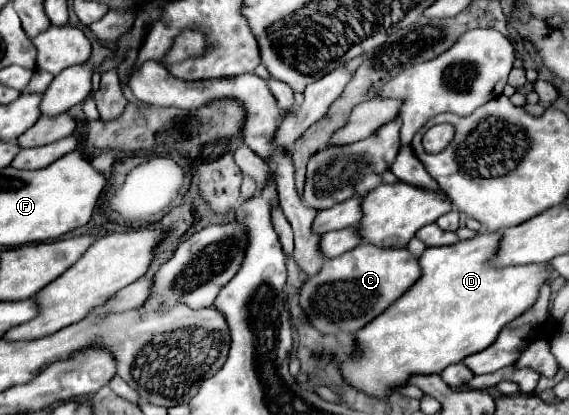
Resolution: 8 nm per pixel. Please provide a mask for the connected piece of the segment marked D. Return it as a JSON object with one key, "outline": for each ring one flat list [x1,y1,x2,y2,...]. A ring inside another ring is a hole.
{"outline":[[477,233,473,239,459,241,447,247,429,247,419,259,423,267,423,275,403,299,397,299,383,315,375,317,367,327,355,333,359,343,359,351,343,363,343,377,349,379,353,387,365,391,371,397,383,399,387,397,393,387,405,385,411,375,415,373,441,373,447,365,463,361,467,355,477,353,491,345,499,331,523,315,539,297,541,285,547,281,549,271,543,263,529,263,529,265,513,265,497,269,489,265,499,249,501,233]]}

